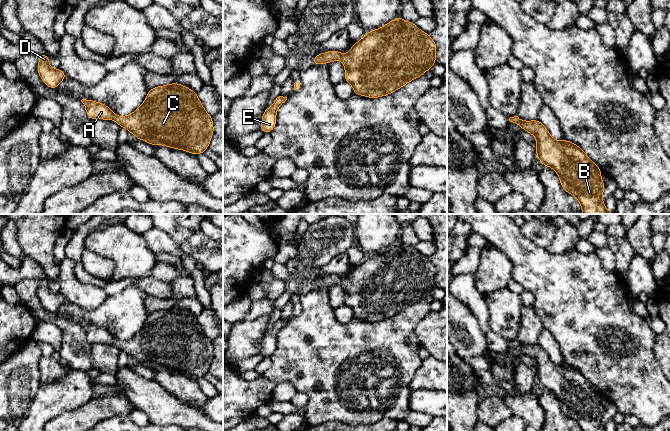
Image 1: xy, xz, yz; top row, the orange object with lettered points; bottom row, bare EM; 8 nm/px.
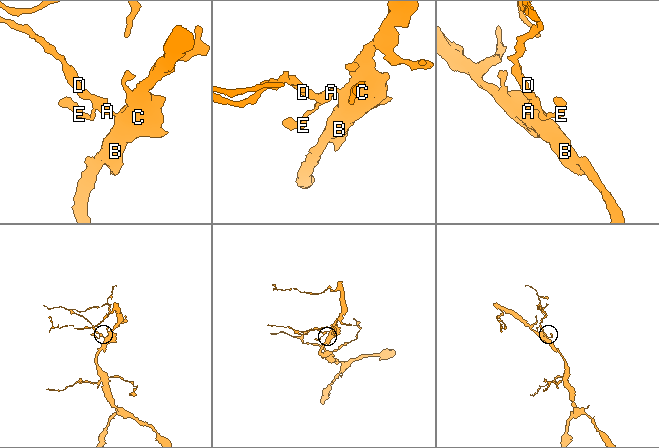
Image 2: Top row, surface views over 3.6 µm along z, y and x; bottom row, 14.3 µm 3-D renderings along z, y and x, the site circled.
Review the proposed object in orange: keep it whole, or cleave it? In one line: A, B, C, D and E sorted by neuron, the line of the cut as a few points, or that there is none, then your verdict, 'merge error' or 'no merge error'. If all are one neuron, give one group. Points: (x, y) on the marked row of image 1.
groups A B C D E; cut none; no merge error

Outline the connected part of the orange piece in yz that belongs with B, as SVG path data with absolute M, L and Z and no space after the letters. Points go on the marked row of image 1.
M514 116L509 121L536 137L537 158L555 170L562 188L580 202L583 214L616 214L606 210L602 199L605 188L602 171L578 145L567 139L555 140L538 119L524 121Z

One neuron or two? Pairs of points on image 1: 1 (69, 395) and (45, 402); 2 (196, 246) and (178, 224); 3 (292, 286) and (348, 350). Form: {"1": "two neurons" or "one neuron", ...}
{"1": "one neuron", "2": "one neuron", "3": "two neurons"}

